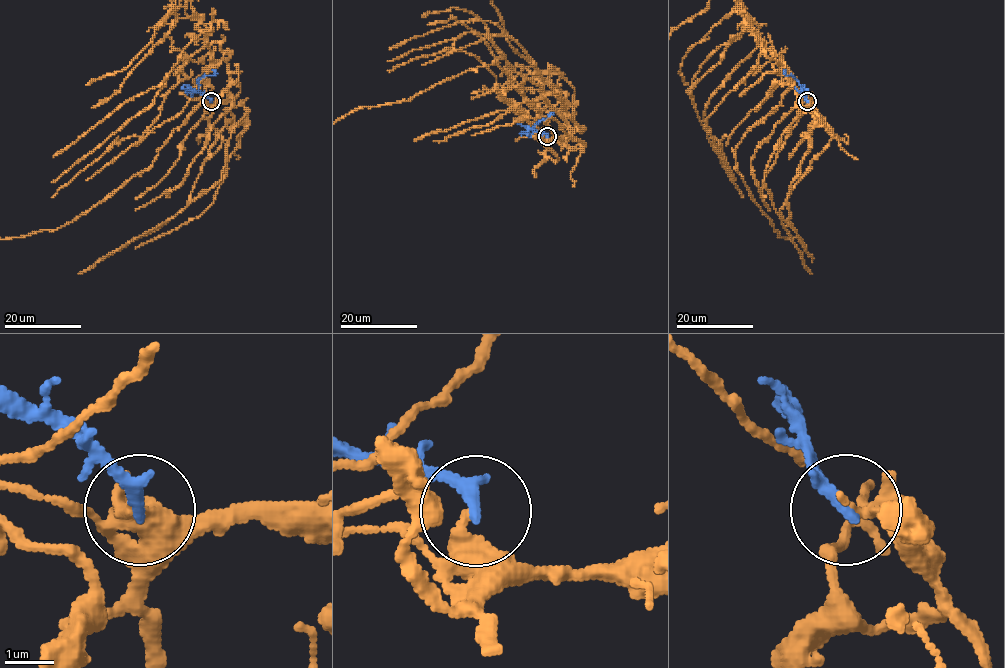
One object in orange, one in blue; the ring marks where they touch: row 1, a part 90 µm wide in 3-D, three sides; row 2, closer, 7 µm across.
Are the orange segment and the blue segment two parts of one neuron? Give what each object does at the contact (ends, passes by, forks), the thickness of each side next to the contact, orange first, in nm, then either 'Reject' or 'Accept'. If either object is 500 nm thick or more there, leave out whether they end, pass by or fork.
At the ring orange ends. At the ring blue ends. Thickness 260 nm (orange) against 280 nm. Reject

